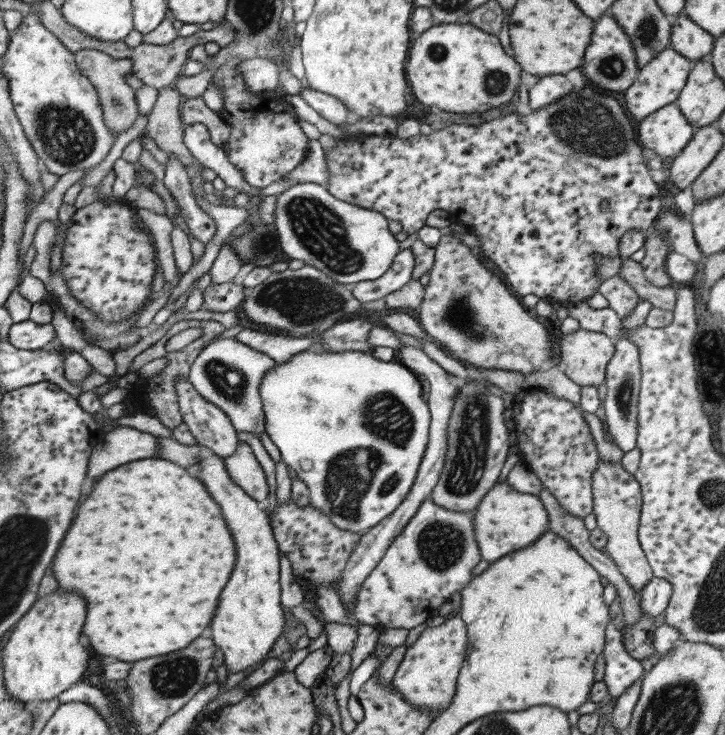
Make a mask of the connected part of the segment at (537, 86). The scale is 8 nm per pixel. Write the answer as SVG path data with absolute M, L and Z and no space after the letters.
M551 74L539 78L529 90L528 102L531 110L543 108L567 95L572 90L572 84L561 74Z

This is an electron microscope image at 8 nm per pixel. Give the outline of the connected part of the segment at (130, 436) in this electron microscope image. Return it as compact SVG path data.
M117 426L104 433L104 440L93 447L87 463L87 476L95 478L119 464L158 456L158 438L132 427Z

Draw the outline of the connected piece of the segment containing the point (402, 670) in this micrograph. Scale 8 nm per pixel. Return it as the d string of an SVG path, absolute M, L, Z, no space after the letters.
M459 616L445 619L439 626L426 627L417 639L406 647L391 684L409 704L438 714L451 702L457 674L467 649L466 628Z

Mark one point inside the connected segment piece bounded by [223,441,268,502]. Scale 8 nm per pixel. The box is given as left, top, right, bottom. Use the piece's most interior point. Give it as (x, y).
(242, 468)

